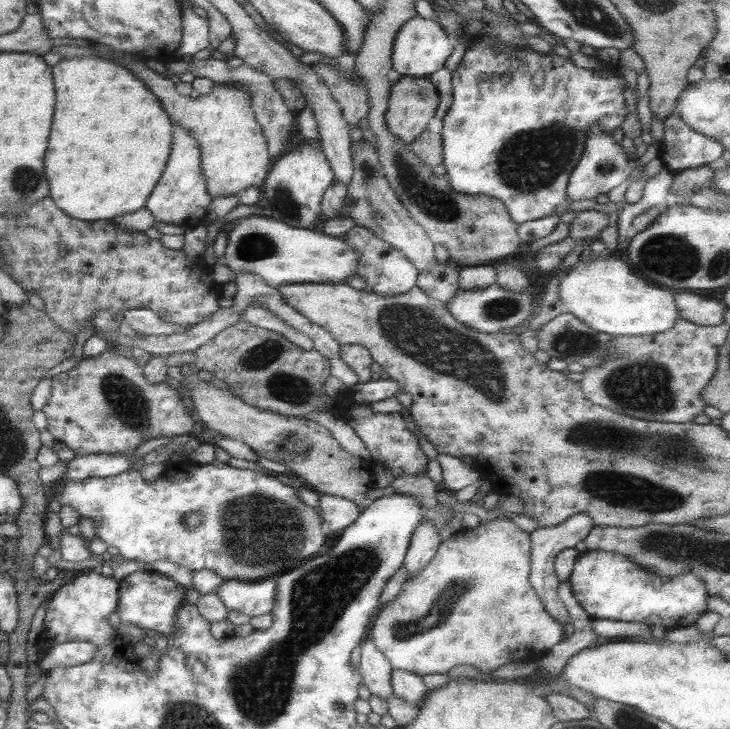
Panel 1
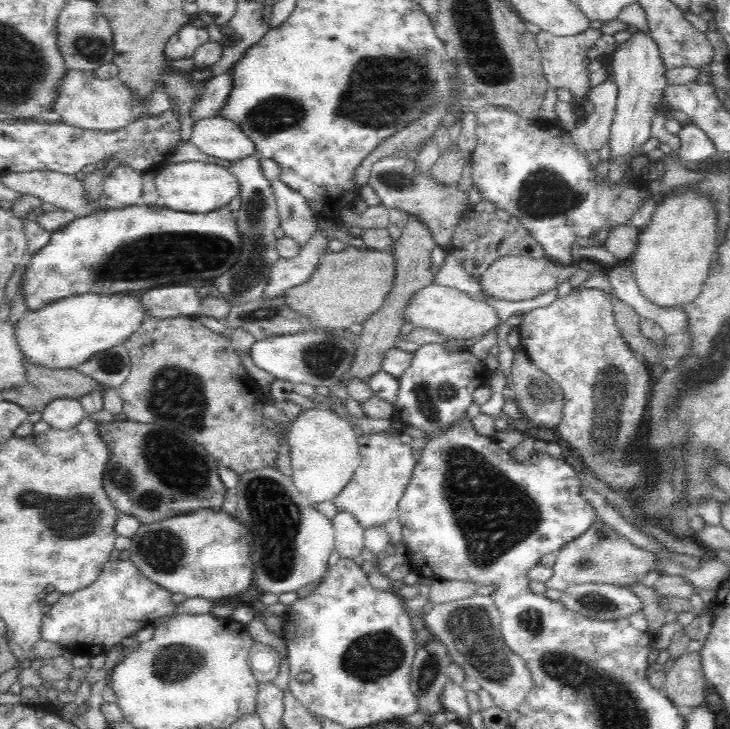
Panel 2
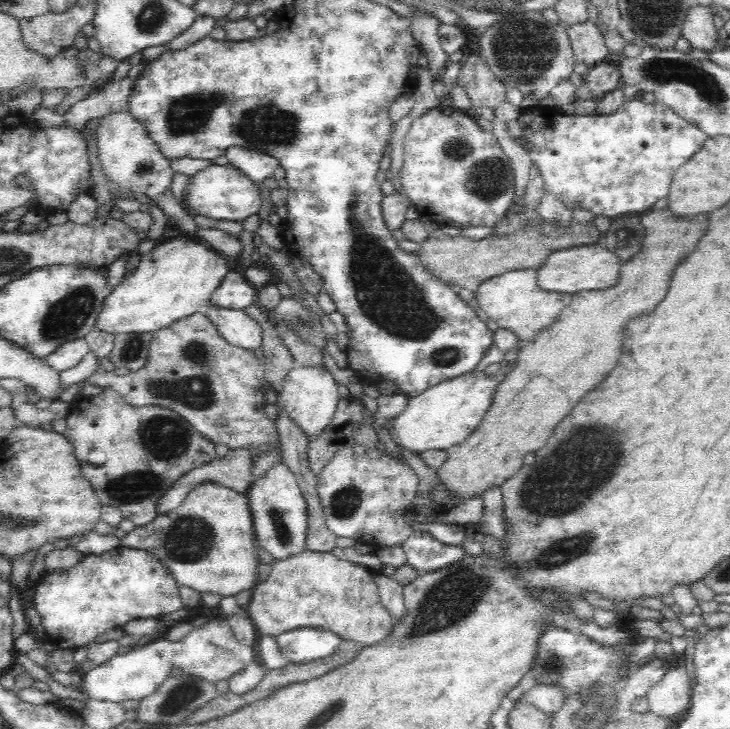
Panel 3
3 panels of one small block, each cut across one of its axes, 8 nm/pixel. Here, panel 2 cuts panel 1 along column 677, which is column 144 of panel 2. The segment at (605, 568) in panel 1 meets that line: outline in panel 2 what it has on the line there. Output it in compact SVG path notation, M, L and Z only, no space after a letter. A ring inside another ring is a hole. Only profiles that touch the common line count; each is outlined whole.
M130 560L109 562L96 582L72 594L61 595L54 606L44 610L40 636L42 640L61 644L73 656L105 654L126 636L132 636L145 625L155 624L160 615L171 613L176 605L170 596L167 590L140 573Z

